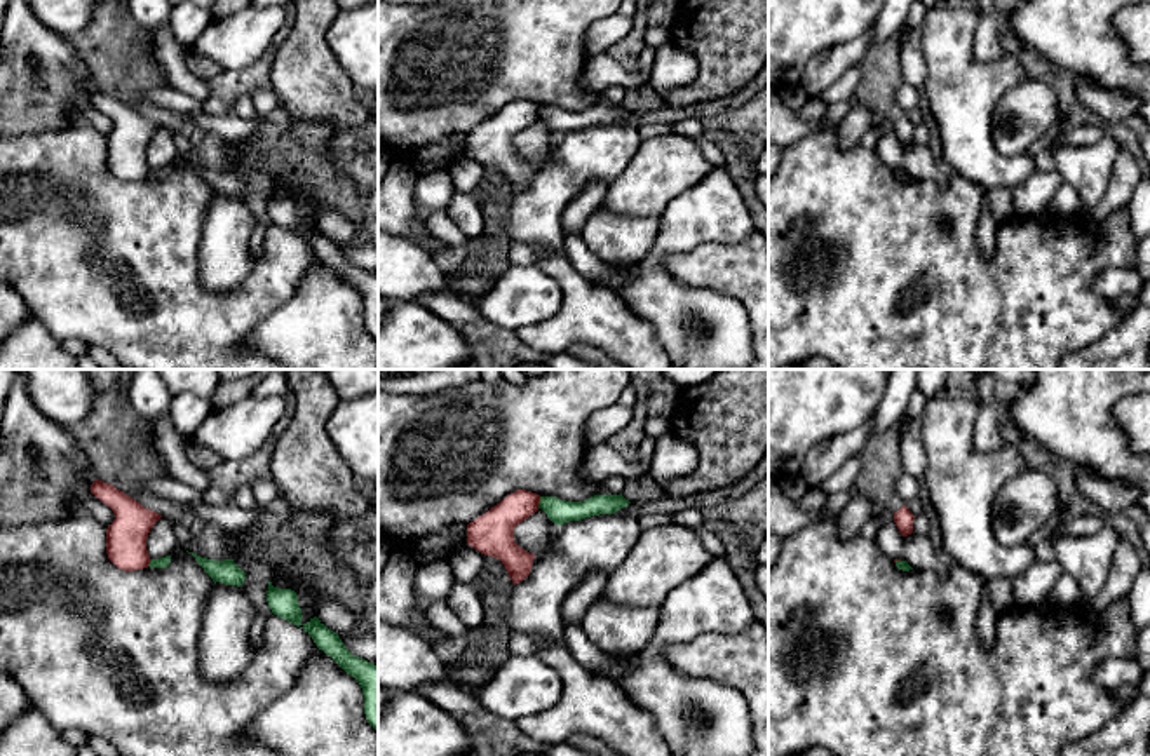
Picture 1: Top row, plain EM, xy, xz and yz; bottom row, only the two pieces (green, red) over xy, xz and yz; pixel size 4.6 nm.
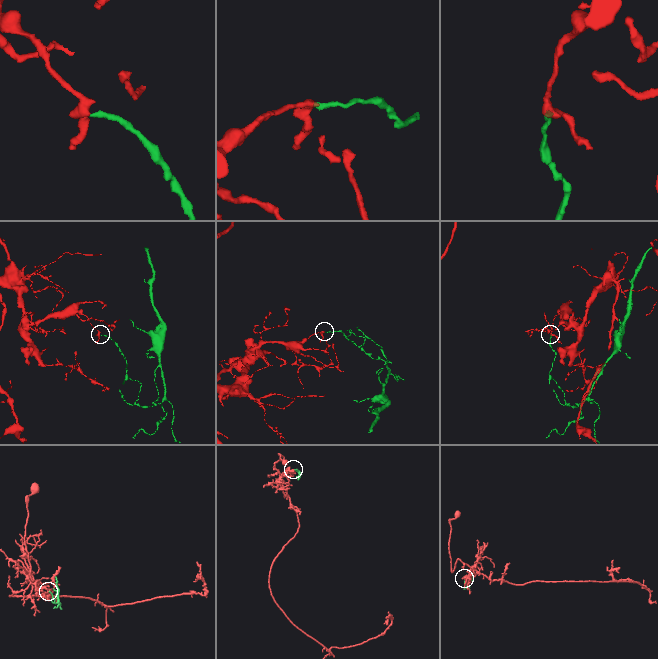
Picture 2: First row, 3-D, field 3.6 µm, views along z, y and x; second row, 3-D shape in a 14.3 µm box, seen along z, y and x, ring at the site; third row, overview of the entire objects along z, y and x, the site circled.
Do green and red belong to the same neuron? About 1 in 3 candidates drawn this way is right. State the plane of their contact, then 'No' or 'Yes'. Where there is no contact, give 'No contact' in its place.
Touches green in xz. No

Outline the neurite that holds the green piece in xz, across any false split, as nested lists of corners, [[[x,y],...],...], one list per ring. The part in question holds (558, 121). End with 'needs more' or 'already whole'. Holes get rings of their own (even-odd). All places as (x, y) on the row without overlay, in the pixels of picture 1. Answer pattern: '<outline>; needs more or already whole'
[[[594,105],[584,111],[566,111],[556,106],[540,106],[538,118],[542,118],[554,134],[561,136],[565,132],[580,131],[591,125],[615,124],[629,113],[631,111],[622,105]]]; already whole

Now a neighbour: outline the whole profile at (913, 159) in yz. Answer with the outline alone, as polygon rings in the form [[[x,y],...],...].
[[[894,131],[885,132],[876,145],[878,157],[892,169],[906,171],[913,179],[929,179],[946,186],[950,172],[930,160],[927,145],[903,146]]]

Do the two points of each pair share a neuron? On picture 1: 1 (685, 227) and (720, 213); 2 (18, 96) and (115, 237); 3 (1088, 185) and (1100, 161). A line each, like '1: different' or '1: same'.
1: same
2: different
3: same

